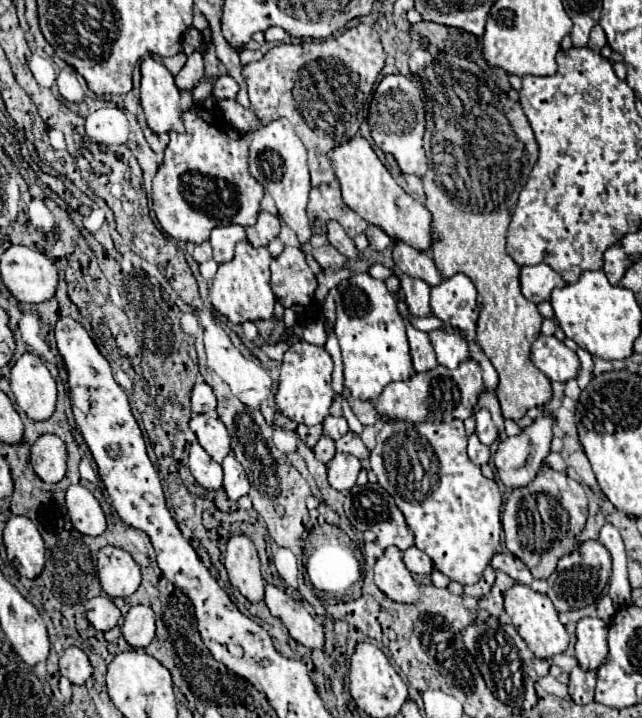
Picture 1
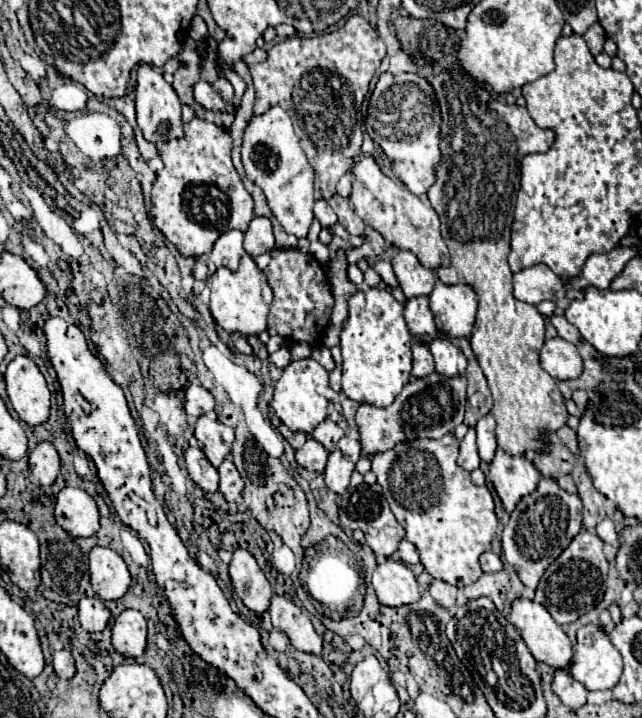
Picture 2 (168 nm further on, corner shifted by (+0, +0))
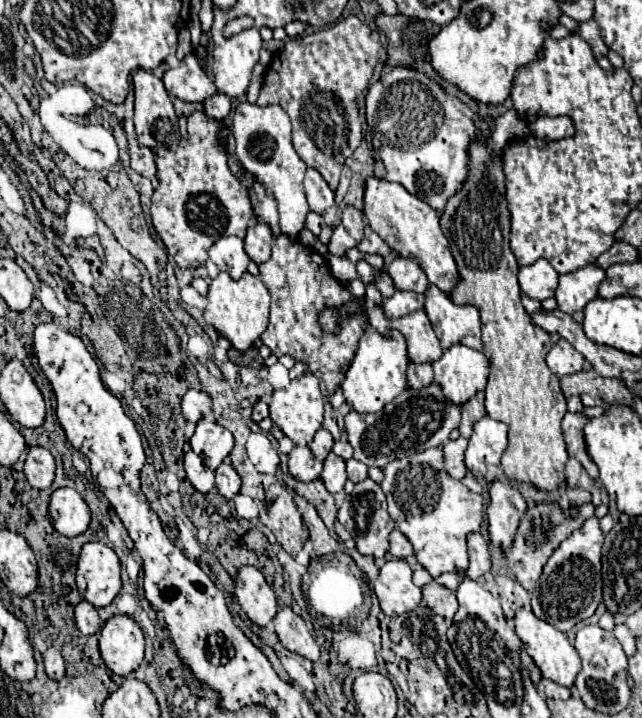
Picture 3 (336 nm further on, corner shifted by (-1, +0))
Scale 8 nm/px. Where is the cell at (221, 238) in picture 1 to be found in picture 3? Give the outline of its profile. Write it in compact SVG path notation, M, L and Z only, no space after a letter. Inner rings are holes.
M220 237L208 251L210 261L218 265L220 271L226 271L232 279L240 279L246 273L250 257L244 251L244 241L238 237Z

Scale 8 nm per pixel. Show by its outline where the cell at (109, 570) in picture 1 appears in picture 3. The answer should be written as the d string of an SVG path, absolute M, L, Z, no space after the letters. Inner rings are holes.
M86 543L78 555L76 587L96 609L106 607L120 593L120 561L106 543Z

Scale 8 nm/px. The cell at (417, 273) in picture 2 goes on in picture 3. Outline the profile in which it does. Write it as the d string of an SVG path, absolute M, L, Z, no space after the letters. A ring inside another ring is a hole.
M396 257L386 271L388 271L388 275L392 277L396 289L414 291L414 293L424 293L426 287L428 287L426 273L424 273L412 259Z

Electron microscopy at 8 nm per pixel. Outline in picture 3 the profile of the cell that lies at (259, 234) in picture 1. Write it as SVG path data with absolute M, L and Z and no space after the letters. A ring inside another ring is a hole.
M254 221L248 225L244 249L246 249L246 255L254 263L264 263L264 261L270 259L272 243L274 243L274 235L272 235L268 225L260 225L260 223L254 223Z

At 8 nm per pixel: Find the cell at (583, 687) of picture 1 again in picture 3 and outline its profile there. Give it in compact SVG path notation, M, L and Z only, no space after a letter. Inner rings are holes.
M540 679L538 683L538 691L544 693L544 697L550 697L550 699L568 699L570 697L570 689L550 681L550 679Z

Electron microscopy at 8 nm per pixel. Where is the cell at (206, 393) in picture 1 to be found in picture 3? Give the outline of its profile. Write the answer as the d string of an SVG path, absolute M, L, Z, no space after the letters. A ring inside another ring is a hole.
M188 389L188 393L182 397L182 415L190 423L198 423L202 417L212 413L212 399L198 391L198 389Z

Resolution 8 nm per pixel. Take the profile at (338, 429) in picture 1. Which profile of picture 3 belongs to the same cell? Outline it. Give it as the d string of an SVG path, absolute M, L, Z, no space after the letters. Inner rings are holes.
M320 429L320 431L316 431L316 435L314 435L314 441L310 443L310 451L314 453L314 457L316 457L316 459L324 461L324 457L330 453L332 445L334 445L334 439L332 439L332 435L330 435L326 429Z

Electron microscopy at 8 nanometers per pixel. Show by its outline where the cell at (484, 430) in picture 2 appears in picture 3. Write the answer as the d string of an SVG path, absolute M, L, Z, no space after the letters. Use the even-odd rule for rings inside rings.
M488 415L482 417L468 439L464 451L464 465L474 477L482 479L492 465L500 465L500 457L508 445L508 427L502 421L494 421Z

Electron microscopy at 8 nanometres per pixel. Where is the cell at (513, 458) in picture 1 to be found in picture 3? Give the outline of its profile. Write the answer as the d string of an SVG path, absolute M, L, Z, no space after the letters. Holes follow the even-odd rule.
M500 481L490 483L490 505L486 509L490 543L500 547L504 553L512 547L514 533L526 511L526 499Z

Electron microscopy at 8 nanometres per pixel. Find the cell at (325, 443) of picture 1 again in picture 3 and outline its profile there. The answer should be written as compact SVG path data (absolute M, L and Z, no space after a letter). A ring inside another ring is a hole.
M294 447L288 453L288 473L302 483L310 483L320 477L322 463L312 455L308 447Z

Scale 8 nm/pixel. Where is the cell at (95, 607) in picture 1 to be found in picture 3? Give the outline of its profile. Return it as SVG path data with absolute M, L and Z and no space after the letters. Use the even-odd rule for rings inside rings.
M80 601L76 605L76 609L74 609L74 621L76 621L78 629L82 631L82 635L94 635L100 629L98 611L88 601Z

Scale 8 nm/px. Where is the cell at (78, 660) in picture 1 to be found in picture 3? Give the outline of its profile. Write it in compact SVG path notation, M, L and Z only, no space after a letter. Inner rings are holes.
M48 647L44 653L42 653L42 661L44 661L44 671L50 679L62 679L64 677L64 659L60 655L60 651L56 651L54 647Z

